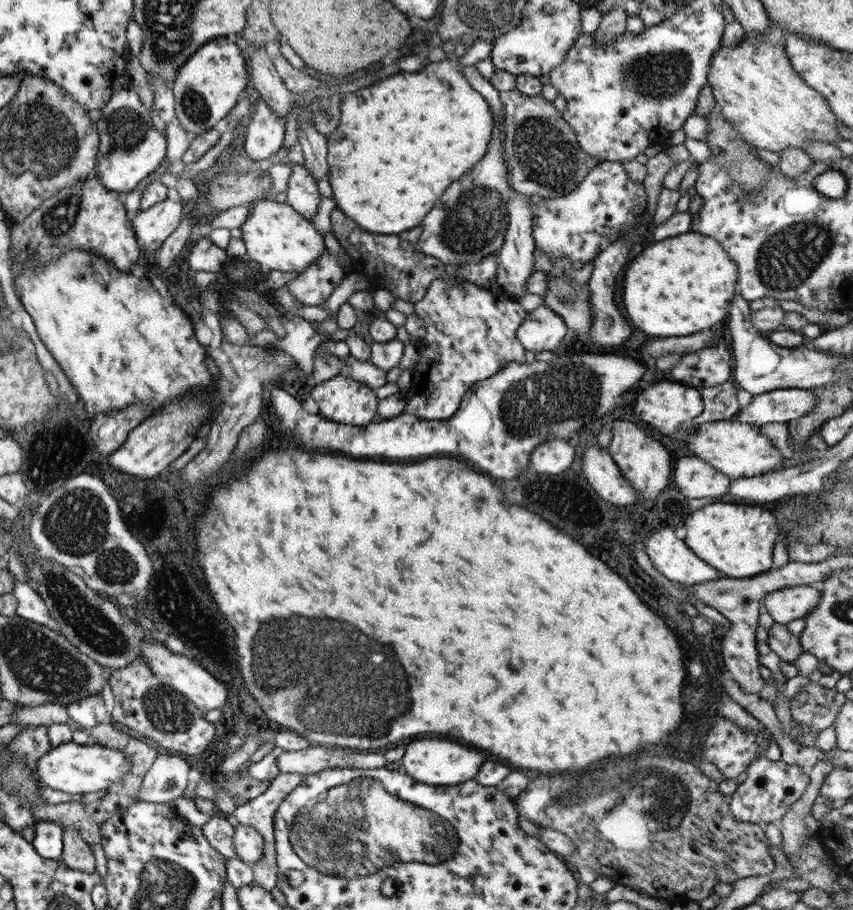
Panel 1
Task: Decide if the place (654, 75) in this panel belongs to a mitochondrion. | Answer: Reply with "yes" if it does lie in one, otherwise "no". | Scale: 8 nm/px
yes

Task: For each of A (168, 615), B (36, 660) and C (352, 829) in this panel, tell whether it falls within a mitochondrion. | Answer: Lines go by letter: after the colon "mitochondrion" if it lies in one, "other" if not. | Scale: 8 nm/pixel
A: other
B: mitochondrion
C: mitochondrion

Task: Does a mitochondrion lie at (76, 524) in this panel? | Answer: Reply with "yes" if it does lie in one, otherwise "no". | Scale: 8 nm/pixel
yes

